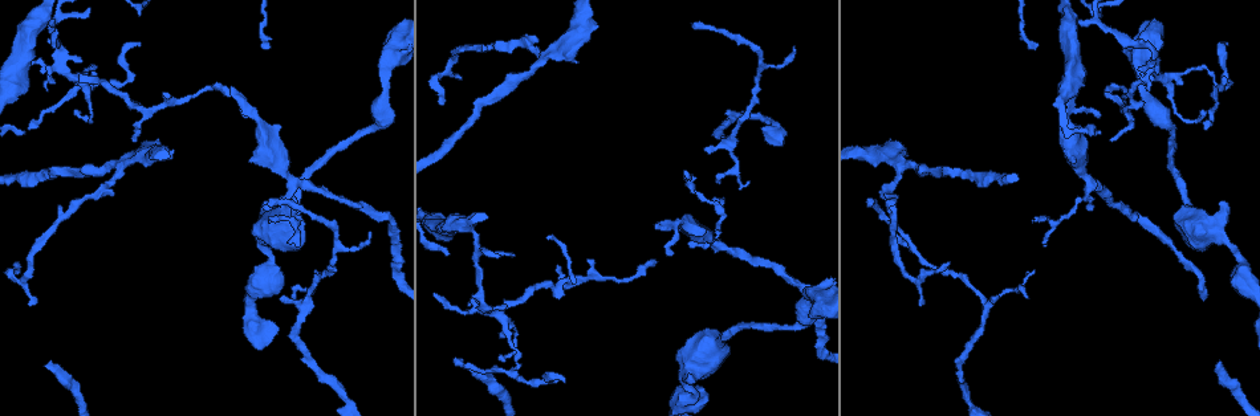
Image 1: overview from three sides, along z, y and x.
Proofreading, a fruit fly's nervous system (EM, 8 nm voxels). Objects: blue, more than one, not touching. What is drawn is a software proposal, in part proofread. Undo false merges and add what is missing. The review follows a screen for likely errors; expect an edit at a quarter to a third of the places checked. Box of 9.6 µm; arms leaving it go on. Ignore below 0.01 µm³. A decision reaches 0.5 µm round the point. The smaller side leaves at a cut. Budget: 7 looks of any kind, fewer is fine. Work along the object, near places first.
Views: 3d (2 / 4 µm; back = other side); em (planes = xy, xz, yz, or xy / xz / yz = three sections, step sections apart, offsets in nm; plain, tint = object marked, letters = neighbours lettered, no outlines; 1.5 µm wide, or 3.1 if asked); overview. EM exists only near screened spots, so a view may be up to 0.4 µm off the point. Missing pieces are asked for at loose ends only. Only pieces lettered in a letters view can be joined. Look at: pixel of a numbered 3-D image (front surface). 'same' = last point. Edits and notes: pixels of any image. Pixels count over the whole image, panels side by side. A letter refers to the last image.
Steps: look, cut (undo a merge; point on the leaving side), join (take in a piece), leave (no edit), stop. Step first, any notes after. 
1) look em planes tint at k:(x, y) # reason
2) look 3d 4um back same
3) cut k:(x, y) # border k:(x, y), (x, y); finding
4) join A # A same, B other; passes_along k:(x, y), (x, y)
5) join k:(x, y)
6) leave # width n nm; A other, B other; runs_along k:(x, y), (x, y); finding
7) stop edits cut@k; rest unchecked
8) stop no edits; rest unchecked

look 3d 4um at 1:(1227, 41) # thin end

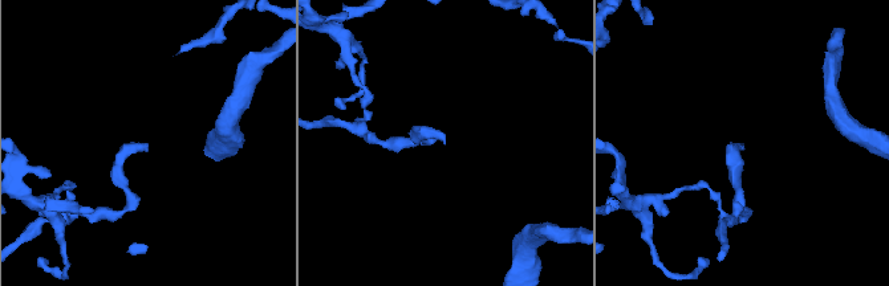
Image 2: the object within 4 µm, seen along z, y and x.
look em yz step 4 letters at 2:(442, 141)

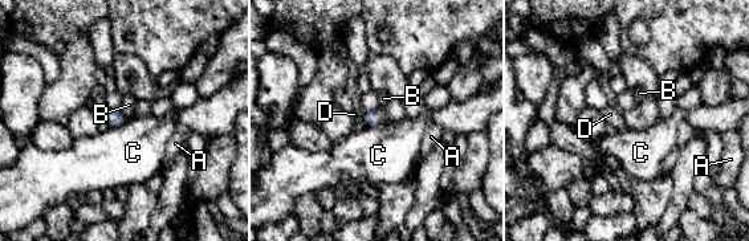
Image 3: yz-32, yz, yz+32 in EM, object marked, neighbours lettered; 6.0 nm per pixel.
leave # width 100 nm; A other, B other, C other, D other; border 3:(119, 109), (129, 118); no lettered piece goes on from it

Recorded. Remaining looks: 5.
look 3d 2um at 1:(246, 117) # tapers out

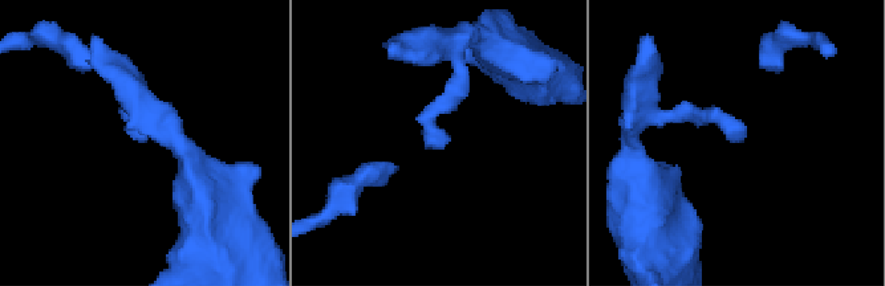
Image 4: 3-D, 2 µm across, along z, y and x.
look em planes letters at 4:(439, 148) # need the tissue

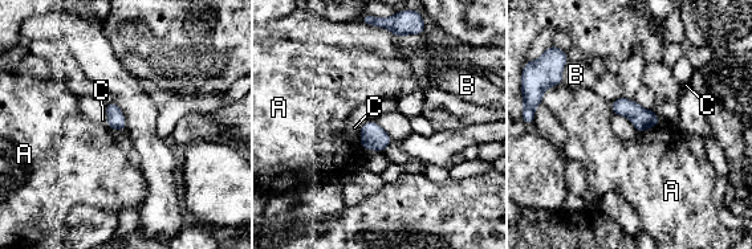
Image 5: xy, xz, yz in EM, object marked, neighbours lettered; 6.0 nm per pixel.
leave # A other, B other, C other; border 5:(659, 122), (638, 133); no lettered piece goes on from it

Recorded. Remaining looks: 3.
look 3d 2um at 1:(1216, 367) # free end

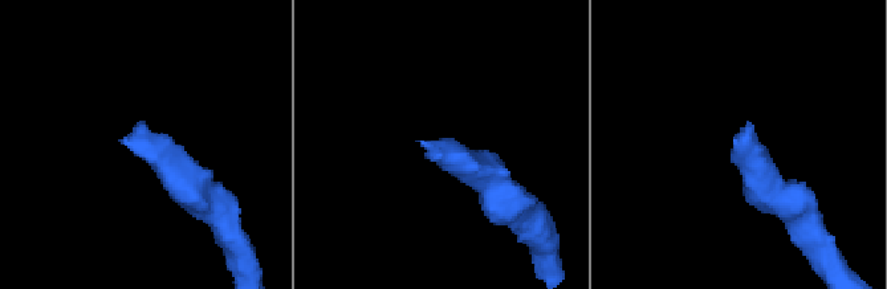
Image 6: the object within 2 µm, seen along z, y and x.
look em planes letters at 6:(735, 140)

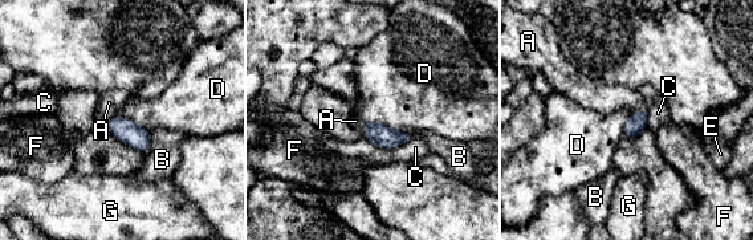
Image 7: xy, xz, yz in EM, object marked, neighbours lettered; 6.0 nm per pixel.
join A # A same, B other, C other, D other, E other, F other, G other; passes_along 7:(635, 123), (638, 112), (602, 97); it goes on there

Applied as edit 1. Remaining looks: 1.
stop edits join@7; rest unchecked

